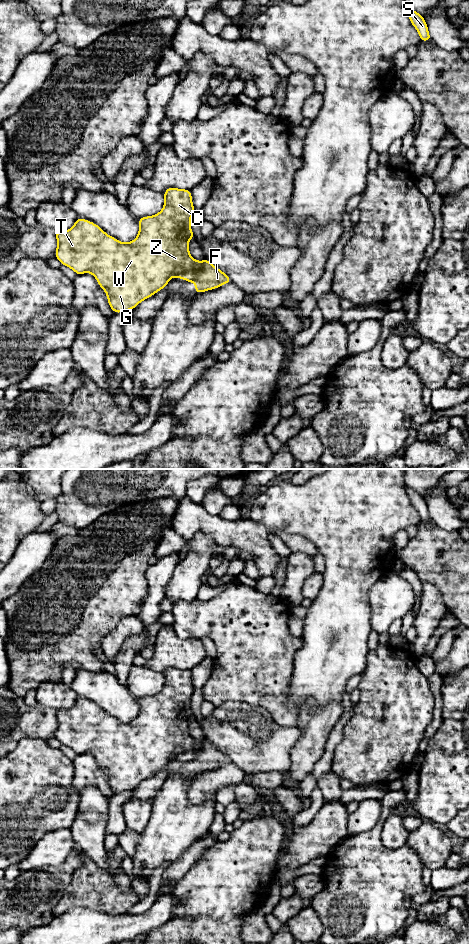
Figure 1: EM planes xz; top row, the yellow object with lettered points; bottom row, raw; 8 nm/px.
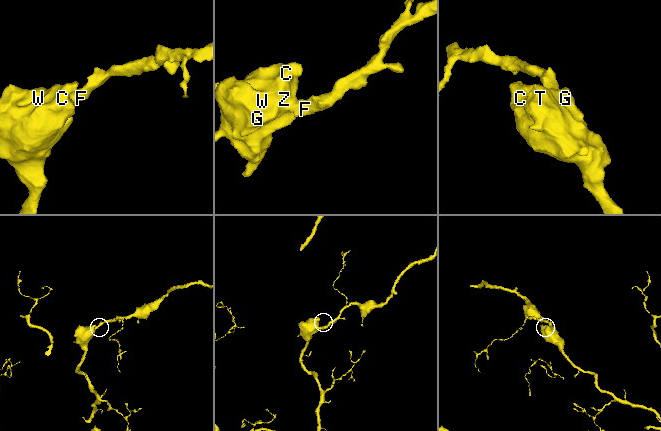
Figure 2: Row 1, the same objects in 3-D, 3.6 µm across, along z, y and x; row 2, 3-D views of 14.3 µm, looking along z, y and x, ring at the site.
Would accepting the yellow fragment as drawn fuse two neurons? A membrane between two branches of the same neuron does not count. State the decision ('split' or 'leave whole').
split

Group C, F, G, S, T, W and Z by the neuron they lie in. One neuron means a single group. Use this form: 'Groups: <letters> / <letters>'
Groups: C G T W Z / F S

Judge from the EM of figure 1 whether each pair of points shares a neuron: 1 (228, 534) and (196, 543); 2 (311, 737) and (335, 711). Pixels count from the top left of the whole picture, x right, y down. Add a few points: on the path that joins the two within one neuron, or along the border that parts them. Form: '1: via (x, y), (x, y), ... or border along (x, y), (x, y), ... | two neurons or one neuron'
1: border along (189, 541), (196, 533), (203, 532), (219, 546) | two neurons
2: via (315, 731), (329, 717) | one neuron

